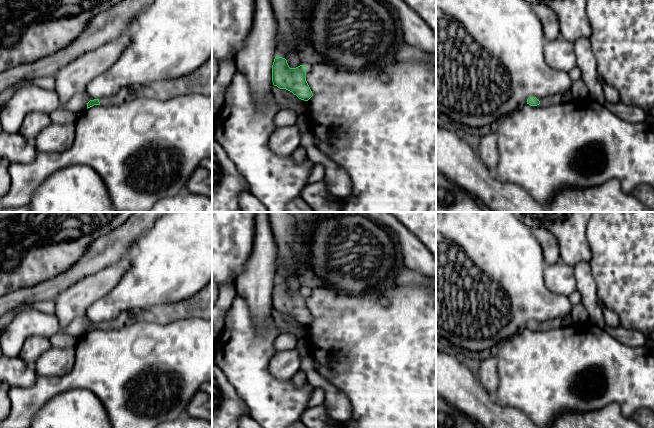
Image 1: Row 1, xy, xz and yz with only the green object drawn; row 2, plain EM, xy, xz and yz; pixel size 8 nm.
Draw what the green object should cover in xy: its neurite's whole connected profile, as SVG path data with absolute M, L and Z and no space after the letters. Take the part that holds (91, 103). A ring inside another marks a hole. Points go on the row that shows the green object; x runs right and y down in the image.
M212 56L197 70L181 78L151 82L138 87L125 87L115 96L90 100L87 109L94 105L120 105L136 96L164 101L190 94L212 95Z

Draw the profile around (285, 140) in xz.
M297 124L278 128L270 137L268 148L277 156L288 156L305 141Z

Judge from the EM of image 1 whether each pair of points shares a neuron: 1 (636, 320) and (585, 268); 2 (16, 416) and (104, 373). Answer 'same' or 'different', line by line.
1: different
2: same

